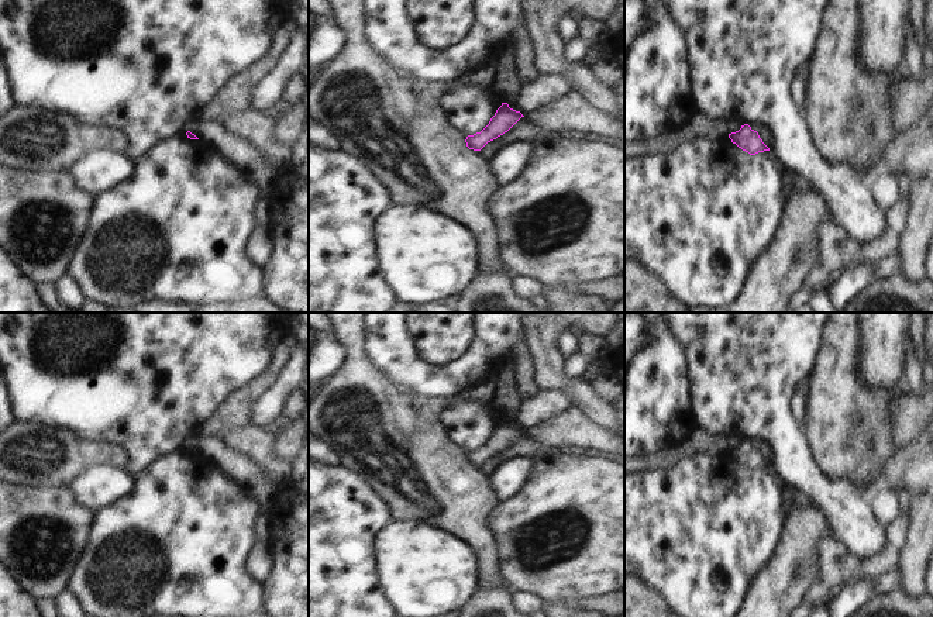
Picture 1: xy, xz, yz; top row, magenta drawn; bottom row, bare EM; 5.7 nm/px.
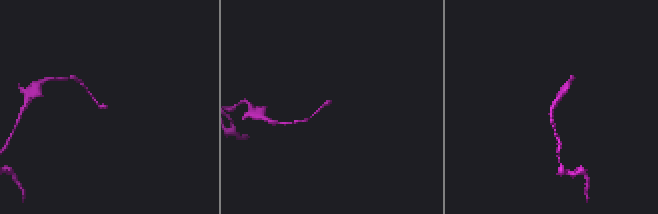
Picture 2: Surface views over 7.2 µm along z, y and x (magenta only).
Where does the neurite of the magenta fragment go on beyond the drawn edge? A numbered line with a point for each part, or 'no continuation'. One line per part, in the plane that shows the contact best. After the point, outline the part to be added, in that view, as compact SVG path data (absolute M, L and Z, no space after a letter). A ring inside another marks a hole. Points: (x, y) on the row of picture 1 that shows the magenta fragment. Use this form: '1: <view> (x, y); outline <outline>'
no continuation

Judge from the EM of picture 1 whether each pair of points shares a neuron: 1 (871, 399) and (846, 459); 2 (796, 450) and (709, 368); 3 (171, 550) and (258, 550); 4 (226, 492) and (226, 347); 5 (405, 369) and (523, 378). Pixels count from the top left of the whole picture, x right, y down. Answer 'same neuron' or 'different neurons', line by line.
1: same neuron
2: same neuron
3: different neurons
4: different neurons
5: different neurons

